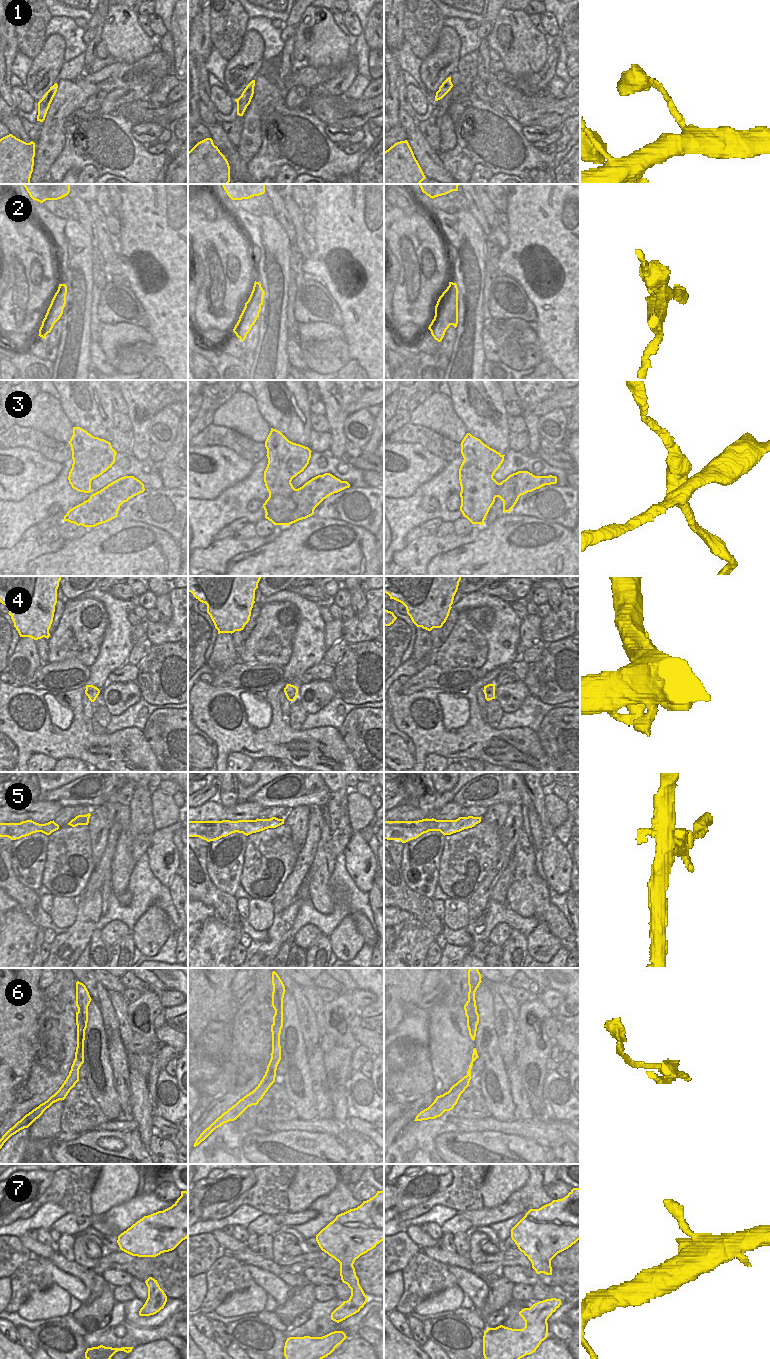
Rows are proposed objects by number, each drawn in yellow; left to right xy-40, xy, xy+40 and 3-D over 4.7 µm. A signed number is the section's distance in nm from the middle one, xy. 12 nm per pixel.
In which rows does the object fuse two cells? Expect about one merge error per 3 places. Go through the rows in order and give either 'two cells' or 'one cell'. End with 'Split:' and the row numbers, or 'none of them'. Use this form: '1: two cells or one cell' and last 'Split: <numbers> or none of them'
1: one cell
2: two cells
3: two cells
4: one cell
5: two cells
6: two cells
7: one cell
Split: 2, 3, 5, 6

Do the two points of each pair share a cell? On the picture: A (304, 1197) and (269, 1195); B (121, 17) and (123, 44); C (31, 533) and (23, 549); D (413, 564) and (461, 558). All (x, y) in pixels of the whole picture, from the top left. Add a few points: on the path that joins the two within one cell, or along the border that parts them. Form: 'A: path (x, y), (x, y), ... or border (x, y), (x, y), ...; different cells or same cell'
A: border (295, 1174), (287, 1190), (287, 1211); different cells
B: path (121, 24), (123, 37); same cell
C: border (35, 539), (21, 540); different cells
D: border (450, 551), (438, 553), (426, 565); different cells

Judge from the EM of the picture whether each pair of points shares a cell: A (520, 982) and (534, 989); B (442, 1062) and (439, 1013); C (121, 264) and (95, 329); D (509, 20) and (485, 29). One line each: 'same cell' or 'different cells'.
A: same cell
B: same cell
C: different cells
D: different cells

